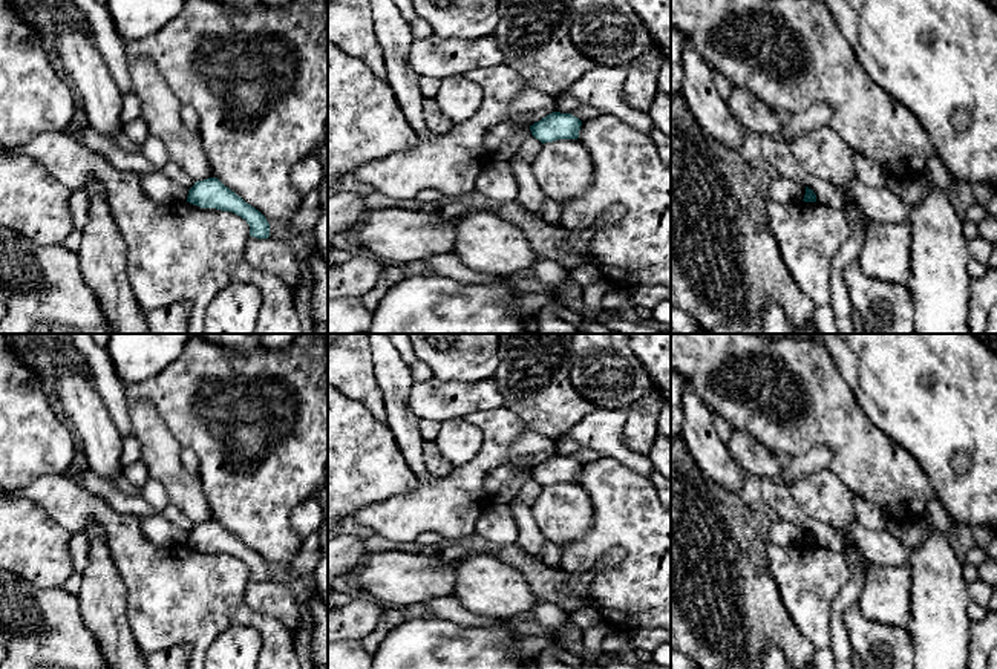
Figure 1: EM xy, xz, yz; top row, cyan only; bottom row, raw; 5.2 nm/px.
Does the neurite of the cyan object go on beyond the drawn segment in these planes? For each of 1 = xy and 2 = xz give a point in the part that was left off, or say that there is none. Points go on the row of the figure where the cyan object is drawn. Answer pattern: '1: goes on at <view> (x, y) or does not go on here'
1: does not go on here
2: does not go on here

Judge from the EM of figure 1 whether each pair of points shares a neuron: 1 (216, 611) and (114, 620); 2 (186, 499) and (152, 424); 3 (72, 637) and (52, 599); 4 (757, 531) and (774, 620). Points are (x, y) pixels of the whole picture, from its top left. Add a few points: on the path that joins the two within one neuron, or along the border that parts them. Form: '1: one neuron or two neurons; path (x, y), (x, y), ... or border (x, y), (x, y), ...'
1: two neurons; border (123, 584), (126, 588), (129, 628), (141, 652)
2: one neuron; path (176, 481), (164, 466), (156, 443)
3: one neuron; path (63, 628), (52, 617), (52, 608)
4: one neuron; path (754, 553), (754, 599)

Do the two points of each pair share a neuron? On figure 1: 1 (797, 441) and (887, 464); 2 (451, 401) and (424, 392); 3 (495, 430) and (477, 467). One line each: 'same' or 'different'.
1: same
2: same
3: same

